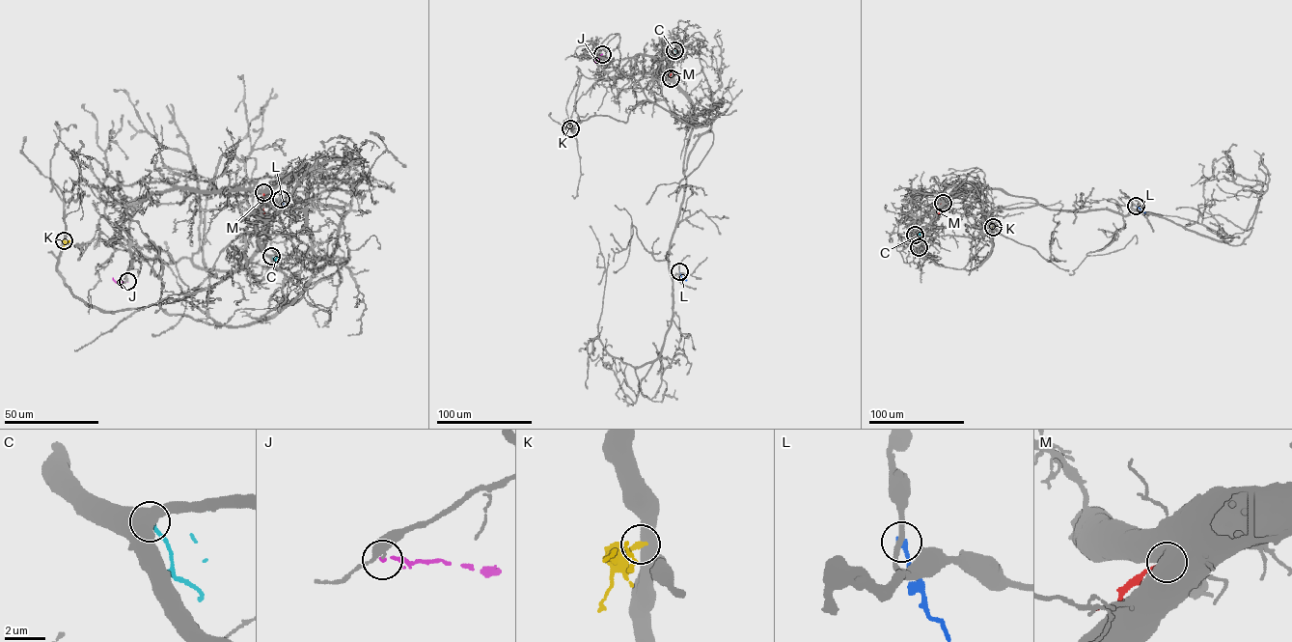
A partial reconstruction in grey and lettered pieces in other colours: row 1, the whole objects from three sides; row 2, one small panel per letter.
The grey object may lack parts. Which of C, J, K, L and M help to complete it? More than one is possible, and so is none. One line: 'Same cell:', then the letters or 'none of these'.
Same cell: C

